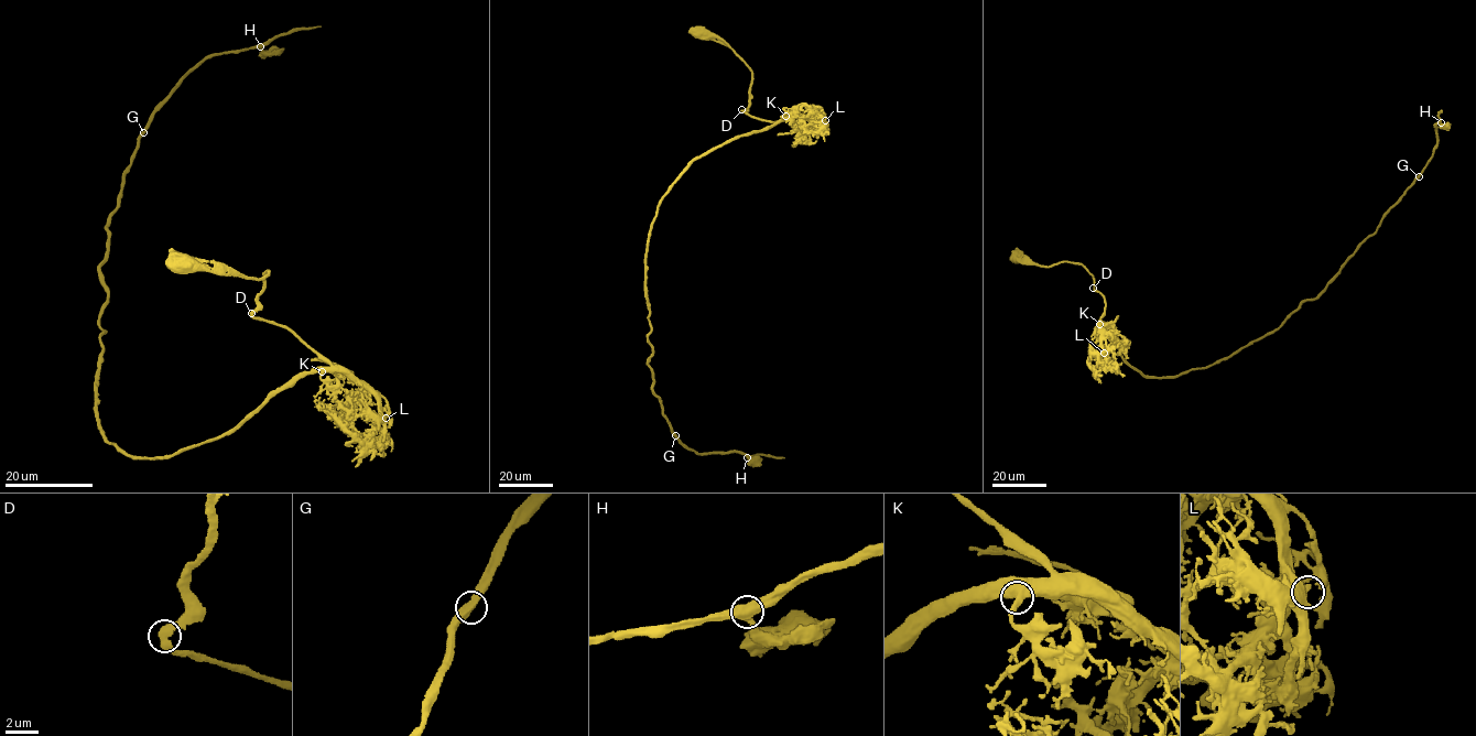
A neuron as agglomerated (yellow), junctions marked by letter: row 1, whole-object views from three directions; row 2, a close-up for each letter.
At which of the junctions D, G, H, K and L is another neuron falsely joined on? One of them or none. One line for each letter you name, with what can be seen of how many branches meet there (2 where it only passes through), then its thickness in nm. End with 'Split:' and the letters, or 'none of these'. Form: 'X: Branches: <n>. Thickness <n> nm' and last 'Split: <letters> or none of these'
Split: none of these

